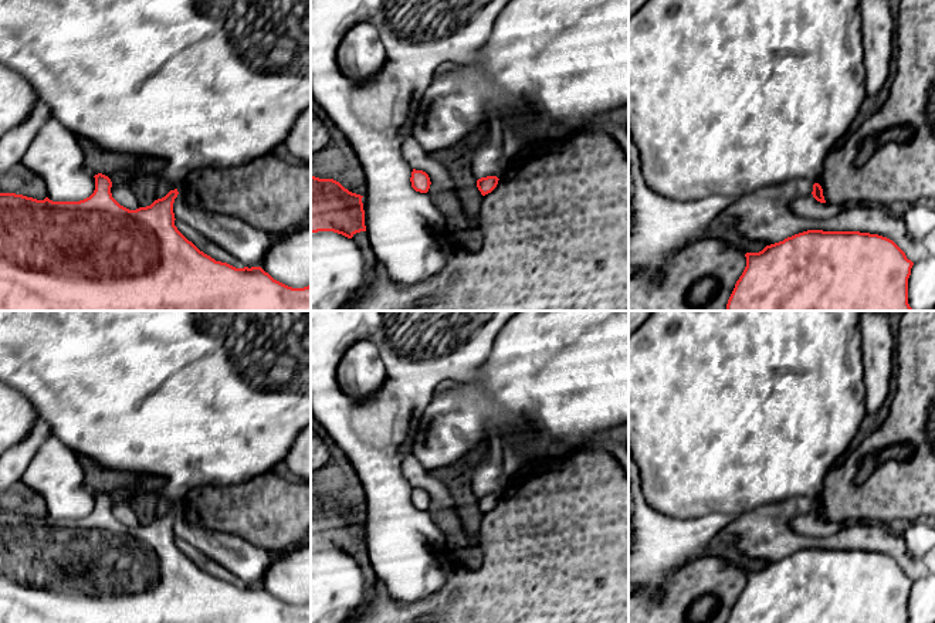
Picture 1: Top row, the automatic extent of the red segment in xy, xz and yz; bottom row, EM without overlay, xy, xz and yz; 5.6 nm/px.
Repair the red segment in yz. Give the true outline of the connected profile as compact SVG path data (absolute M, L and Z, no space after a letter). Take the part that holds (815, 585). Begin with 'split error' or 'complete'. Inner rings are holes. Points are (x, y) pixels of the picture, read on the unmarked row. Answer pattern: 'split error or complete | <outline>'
complete | M807 548L745 575L746 585L726 623L909 623L908 596L914 580L892 558L878 552Z

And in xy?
complete | M98 491L94 495L94 511L79 519L52 519L48 515L37 518L16 511L0 511L0 623L311 623L311 603L292 606L274 597L261 585L236 586L200 569L175 544L173 521L179 512L177 507L150 524L129 528L112 515L112 500L108 494Z

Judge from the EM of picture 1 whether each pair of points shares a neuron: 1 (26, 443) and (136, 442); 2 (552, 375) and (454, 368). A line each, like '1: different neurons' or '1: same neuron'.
1: different neurons
2: different neurons

